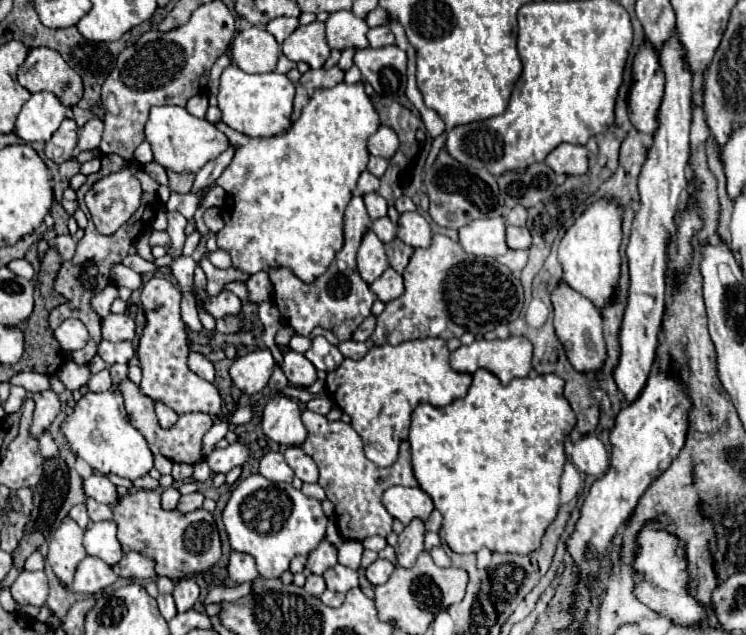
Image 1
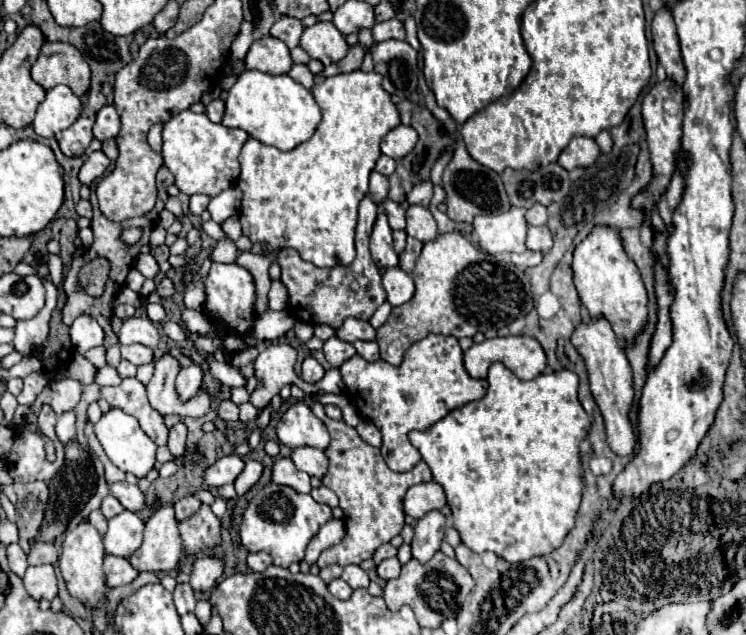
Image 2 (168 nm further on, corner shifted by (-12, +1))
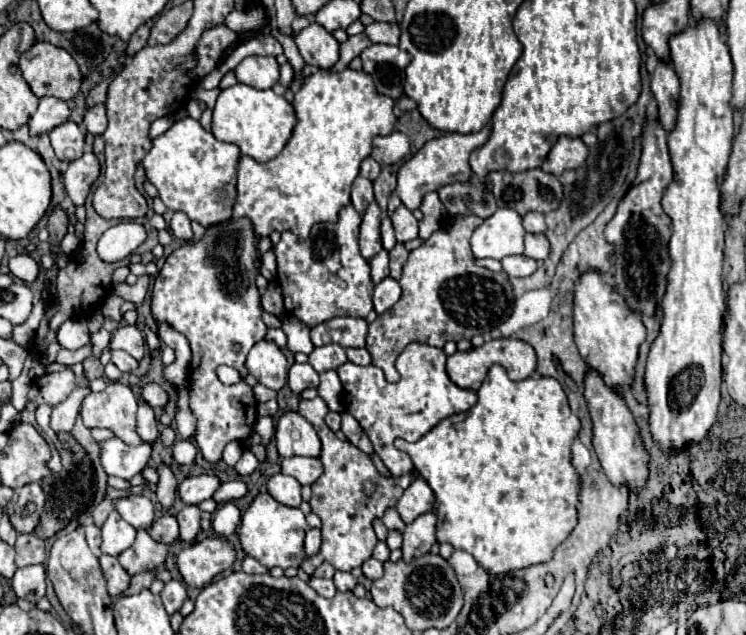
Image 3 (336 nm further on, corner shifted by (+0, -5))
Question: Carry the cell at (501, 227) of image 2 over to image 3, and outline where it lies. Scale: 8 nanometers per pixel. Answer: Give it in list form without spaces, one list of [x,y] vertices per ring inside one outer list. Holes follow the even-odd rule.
[[[498,208],[488,220],[482,222],[472,234],[472,254],[476,258],[502,260],[504,256],[522,254],[524,228],[518,212],[510,208]]]

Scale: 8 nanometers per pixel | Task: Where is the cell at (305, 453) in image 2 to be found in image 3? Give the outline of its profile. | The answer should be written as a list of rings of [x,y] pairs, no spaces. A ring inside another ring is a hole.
[[[292,456],[282,460],[282,474],[294,476],[300,484],[314,484],[322,474],[322,464],[318,458]]]

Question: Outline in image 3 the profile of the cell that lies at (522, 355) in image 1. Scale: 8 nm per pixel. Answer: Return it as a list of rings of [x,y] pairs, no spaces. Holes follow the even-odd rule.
[[[498,338],[498,340],[488,340],[484,342],[480,348],[470,348],[466,352],[456,352],[452,356],[448,356],[448,364],[446,364],[446,372],[450,376],[450,380],[454,384],[458,384],[460,388],[468,388],[468,390],[478,390],[488,368],[490,366],[504,366],[508,376],[512,380],[524,380],[528,376],[532,376],[532,372],[536,370],[536,352],[530,344],[516,340],[516,338]]]

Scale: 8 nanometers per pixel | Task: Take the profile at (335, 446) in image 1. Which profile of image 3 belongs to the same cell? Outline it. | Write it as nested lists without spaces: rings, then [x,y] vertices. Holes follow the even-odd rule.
[[[320,396],[314,400],[300,400],[298,414],[304,416],[318,432],[318,438],[322,442],[320,462],[324,464],[322,476],[312,484],[310,498],[312,512],[322,518],[322,548],[316,556],[302,562],[302,570],[306,574],[312,574],[320,566],[320,558],[324,562],[330,562],[336,570],[352,570],[356,566],[362,566],[378,544],[378,538],[374,534],[374,520],[382,518],[384,512],[398,502],[400,494],[410,486],[410,482],[416,480],[414,472],[406,472],[398,478],[382,476],[368,454],[358,450],[348,440],[336,438],[336,434],[324,424],[326,412],[328,406]]]

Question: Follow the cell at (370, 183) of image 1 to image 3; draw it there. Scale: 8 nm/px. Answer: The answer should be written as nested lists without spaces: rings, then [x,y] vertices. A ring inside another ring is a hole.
[[[358,176],[352,184],[352,206],[364,214],[364,210],[368,208],[368,204],[374,200],[374,192],[372,192],[372,182],[364,176]]]

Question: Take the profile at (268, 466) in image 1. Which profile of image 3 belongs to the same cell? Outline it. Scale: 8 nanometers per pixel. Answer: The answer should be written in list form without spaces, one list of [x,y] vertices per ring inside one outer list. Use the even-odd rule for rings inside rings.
[[[274,474],[268,480],[268,492],[274,500],[286,506],[300,506],[300,482],[286,474]]]

